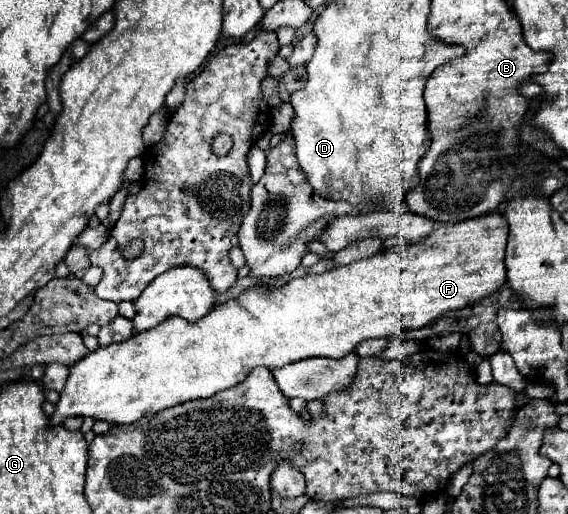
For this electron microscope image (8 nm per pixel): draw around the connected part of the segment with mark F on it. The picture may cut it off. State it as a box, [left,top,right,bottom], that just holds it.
[49,213,507,425]

